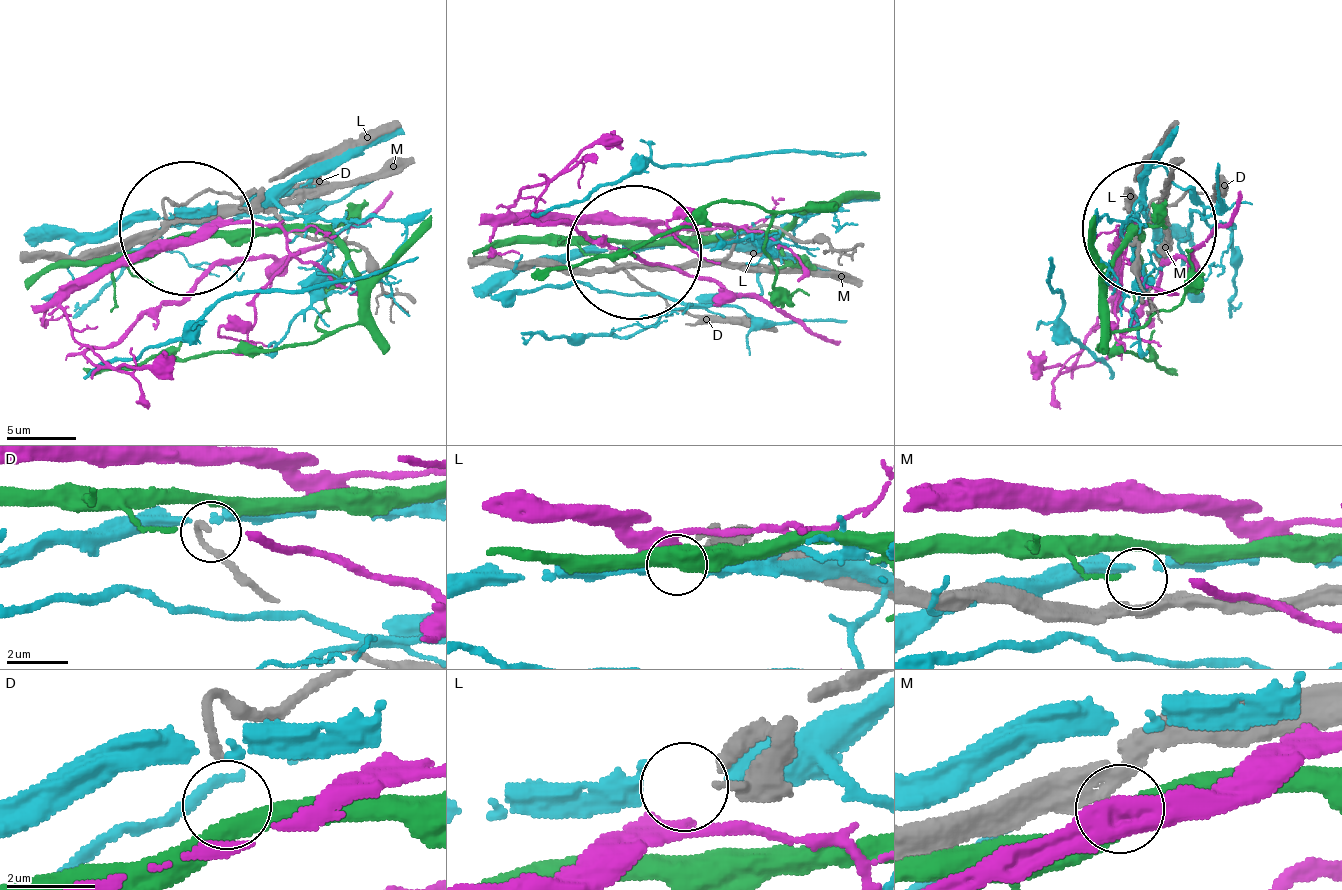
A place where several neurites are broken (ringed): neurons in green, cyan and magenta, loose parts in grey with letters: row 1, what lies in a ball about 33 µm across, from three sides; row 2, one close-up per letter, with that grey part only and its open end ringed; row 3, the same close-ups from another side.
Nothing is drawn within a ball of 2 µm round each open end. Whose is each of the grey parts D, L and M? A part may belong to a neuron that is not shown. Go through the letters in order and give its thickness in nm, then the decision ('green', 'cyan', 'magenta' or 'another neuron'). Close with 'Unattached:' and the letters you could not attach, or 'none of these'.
D: 180 nm | green
L: 400 nm | magenta
M: 360 nm | another neuron
Unattached: M

